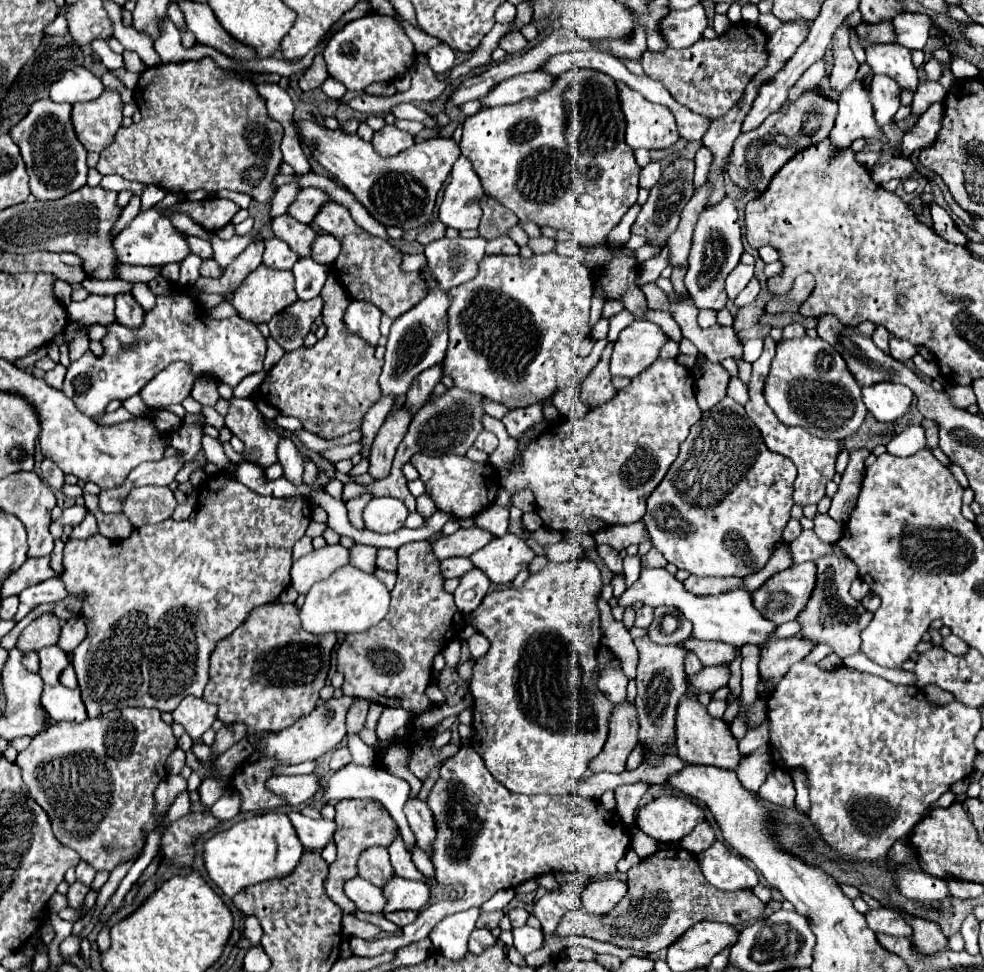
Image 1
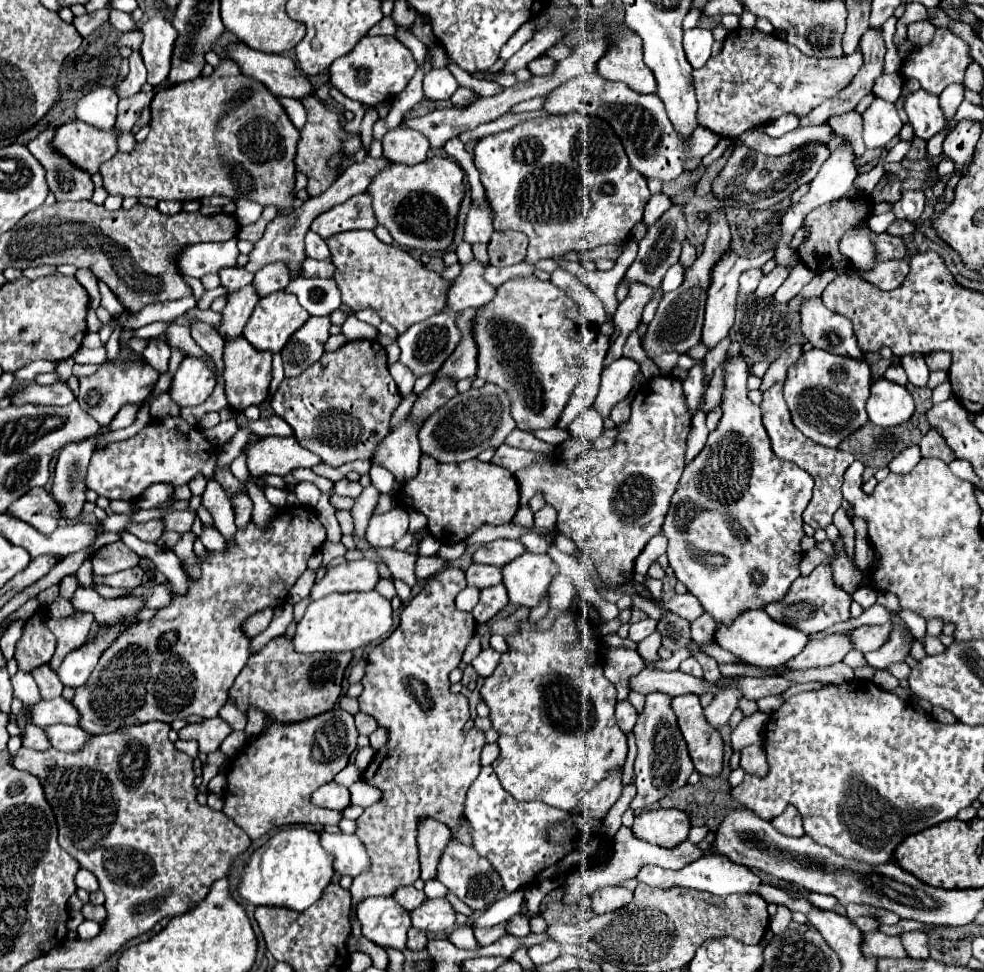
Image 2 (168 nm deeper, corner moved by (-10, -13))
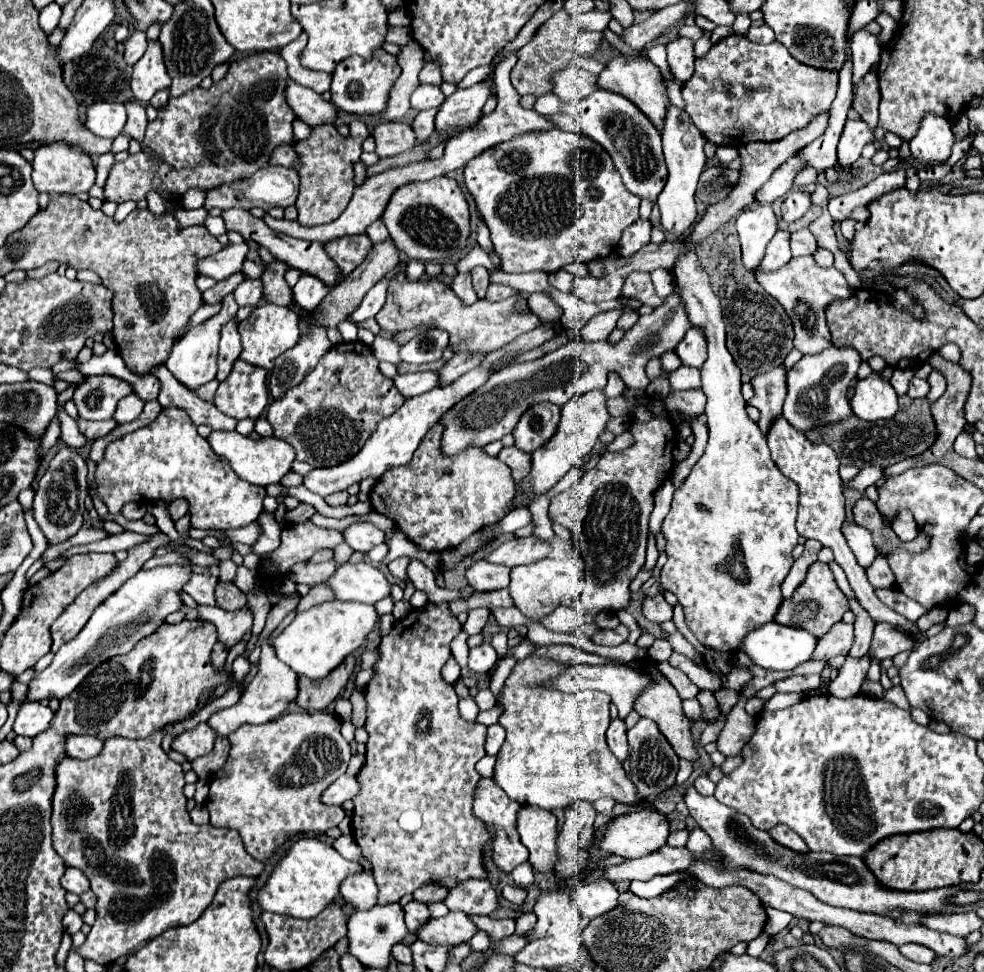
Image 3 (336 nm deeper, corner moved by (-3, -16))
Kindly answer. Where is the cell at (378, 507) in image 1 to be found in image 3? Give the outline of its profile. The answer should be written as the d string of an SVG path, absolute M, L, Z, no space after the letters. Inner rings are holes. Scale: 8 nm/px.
M360 522L360 524L352 524L344 530L344 540L358 552L368 552L378 544L386 542L386 534L376 528L374 524L368 522Z

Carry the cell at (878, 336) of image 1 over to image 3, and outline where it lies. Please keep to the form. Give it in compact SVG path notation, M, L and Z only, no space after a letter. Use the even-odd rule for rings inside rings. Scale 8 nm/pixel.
M896 368L894 370L894 374L892 374L892 378L890 378L890 384L894 386L894 390L896 390L896 394L904 394L906 390L908 390L908 382L912 380L912 372L910 370L900 370L900 368Z

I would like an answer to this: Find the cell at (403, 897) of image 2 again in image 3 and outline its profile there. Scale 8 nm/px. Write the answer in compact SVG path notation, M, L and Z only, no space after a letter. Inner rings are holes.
M412 900L404 906L404 912L406 912L406 926L410 932L416 932L416 928L430 918L430 912L428 912L428 906L418 902L418 900Z

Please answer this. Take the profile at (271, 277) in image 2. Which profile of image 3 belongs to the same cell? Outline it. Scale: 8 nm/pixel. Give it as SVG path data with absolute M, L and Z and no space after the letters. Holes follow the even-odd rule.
M244 280L236 290L234 290L234 298L238 302L238 306L254 306L262 296L262 280Z

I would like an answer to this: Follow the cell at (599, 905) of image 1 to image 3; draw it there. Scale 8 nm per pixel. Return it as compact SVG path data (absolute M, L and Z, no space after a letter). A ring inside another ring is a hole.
M598 880L580 886L572 894L572 904L578 908L582 916L596 918L604 912L610 912L618 904L618 890L608 880Z

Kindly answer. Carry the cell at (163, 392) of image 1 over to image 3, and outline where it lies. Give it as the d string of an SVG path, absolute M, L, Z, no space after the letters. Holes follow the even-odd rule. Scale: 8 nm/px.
M232 294L224 296L222 310L216 316L212 316L210 320L206 320L200 326L194 326L180 342L176 342L172 346L172 352L170 352L170 356L166 360L166 368L188 390L196 392L196 388L200 388L202 384L206 384L206 382L210 382L210 380L216 378L216 356L218 356L218 340L220 340L218 332L220 332L220 324L226 324L232 316L236 316L236 312L238 312L238 304L236 304L234 296Z

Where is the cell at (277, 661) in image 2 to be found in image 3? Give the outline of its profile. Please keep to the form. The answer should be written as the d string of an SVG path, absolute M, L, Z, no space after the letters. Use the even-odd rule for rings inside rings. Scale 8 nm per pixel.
M348 656L348 660L344 660L344 664L336 666L328 676L320 678L318 684L300 676L300 692L294 700L296 706L310 710L310 712L326 710L336 700L340 690L346 686L350 674L354 672L354 666L356 666L356 658Z

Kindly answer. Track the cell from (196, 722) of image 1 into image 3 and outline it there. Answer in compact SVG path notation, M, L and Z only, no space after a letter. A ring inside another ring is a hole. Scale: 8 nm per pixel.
M202 722L194 730L176 736L172 742L172 750L188 756L188 760L194 760L198 756L208 754L214 742L216 742L216 730L210 728L206 722Z

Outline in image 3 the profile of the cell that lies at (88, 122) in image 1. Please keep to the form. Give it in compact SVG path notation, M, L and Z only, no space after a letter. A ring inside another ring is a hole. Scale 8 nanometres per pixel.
M64 140L44 144L34 150L34 160L32 160L32 180L38 192L48 192L48 194L78 194L86 192L96 178L96 168L94 168L94 158L72 144L66 144Z

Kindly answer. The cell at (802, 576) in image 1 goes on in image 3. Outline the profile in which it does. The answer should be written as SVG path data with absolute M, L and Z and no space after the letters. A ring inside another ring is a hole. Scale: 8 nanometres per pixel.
M812 564L808 568L808 574L804 578L804 582L796 588L796 592L792 594L792 598L784 600L774 616L776 622L784 624L784 626L794 626L794 628L802 628L806 632L810 632L812 636L820 638L824 636L832 624L842 620L842 614L848 610L848 600L844 596L844 592L838 588L828 564Z

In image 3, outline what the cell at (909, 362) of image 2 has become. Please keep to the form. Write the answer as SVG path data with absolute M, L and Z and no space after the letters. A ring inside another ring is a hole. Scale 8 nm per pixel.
M912 378L910 380L910 388L908 388L908 396L910 398L926 398L930 386L926 380L920 380L920 378Z

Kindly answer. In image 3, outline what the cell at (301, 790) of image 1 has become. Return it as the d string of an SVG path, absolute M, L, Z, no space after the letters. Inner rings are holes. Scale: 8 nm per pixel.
M344 774L322 792L320 802L328 804L328 806L342 806L346 800L352 800L358 790L360 790L360 786L356 784L356 778Z

